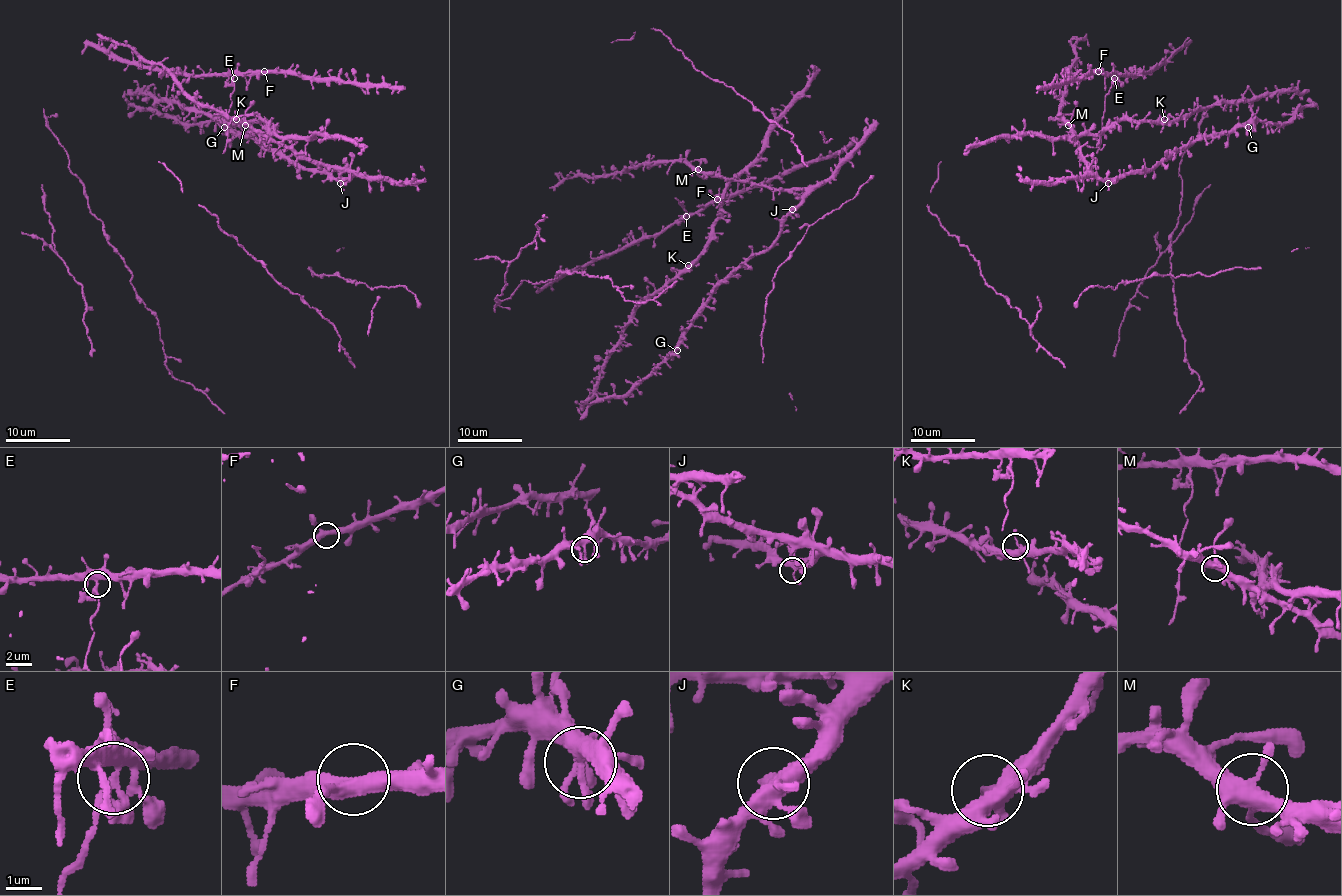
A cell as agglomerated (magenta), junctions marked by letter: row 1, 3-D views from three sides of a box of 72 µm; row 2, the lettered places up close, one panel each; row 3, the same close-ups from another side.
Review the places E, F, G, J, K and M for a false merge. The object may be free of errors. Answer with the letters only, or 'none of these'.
E

